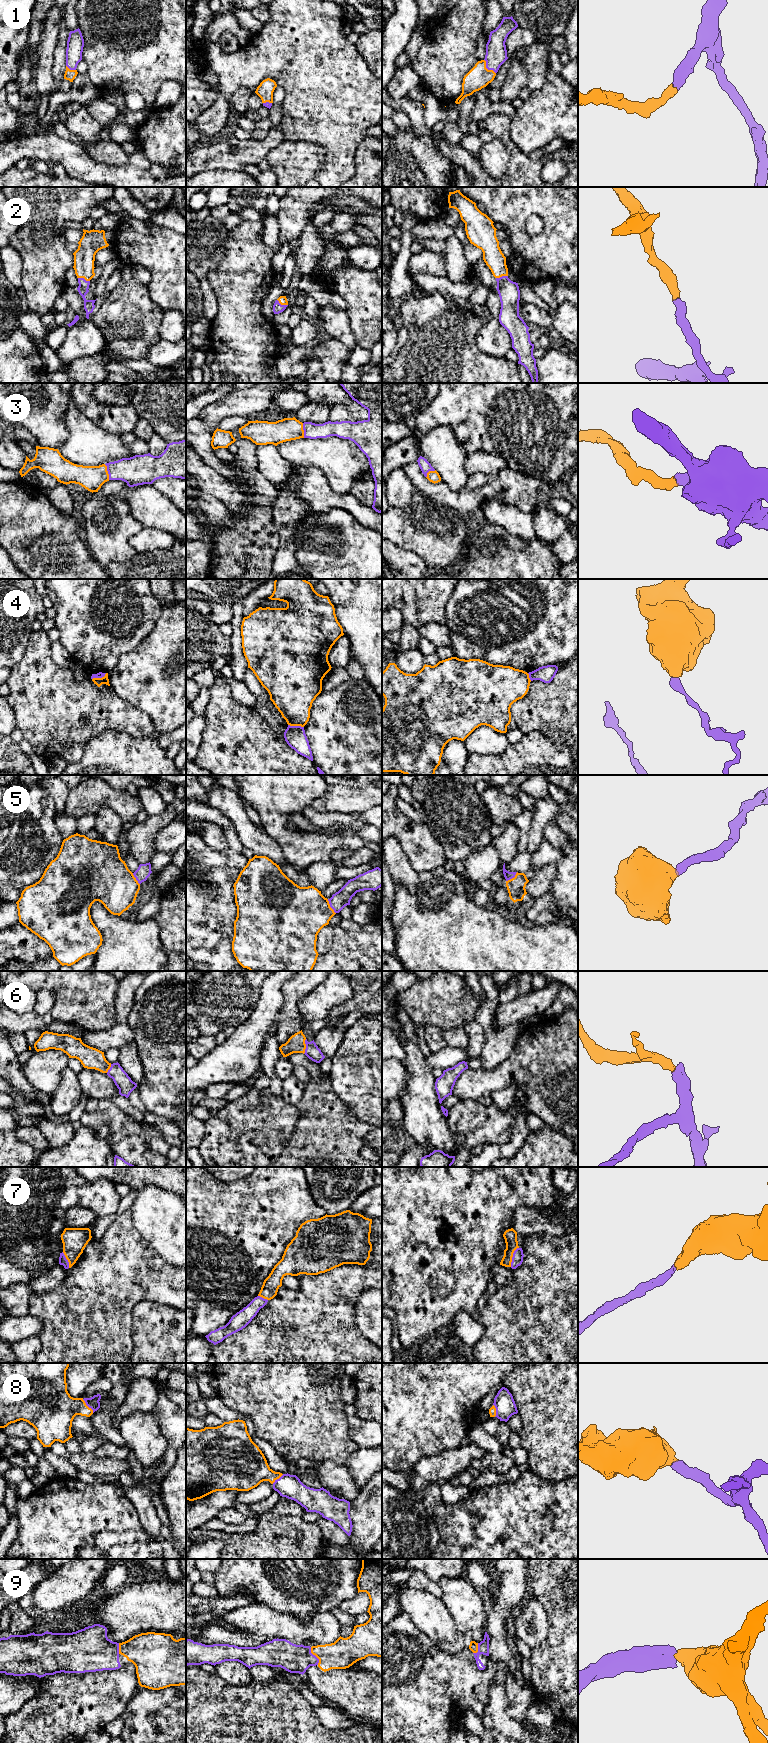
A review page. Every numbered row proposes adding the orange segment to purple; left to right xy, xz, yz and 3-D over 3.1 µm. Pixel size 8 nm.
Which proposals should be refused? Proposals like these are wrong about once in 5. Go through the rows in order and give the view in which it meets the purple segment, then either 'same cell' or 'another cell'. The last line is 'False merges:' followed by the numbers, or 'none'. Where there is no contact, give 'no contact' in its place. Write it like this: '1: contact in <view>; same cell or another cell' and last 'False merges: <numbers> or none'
1: contact in yz; same cell
2: contact in xy; same cell
3: contact in xy; same cell
4: contact in xz; another cell
5: contact in xz; same cell
6: contact in xz; same cell
7: contact in yz; same cell
8: contact in xy; same cell
9: contact in xz; same cell
False merges: 4

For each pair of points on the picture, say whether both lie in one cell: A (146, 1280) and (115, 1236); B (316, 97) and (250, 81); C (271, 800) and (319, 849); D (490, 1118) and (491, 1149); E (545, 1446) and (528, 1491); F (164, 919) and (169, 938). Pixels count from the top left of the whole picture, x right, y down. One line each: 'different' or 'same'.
A: same
B: same
C: same
D: different
E: different
F: same

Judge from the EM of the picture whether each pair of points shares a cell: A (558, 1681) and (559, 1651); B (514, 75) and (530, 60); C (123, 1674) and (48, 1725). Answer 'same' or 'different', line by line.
A: same
B: different
C: same

